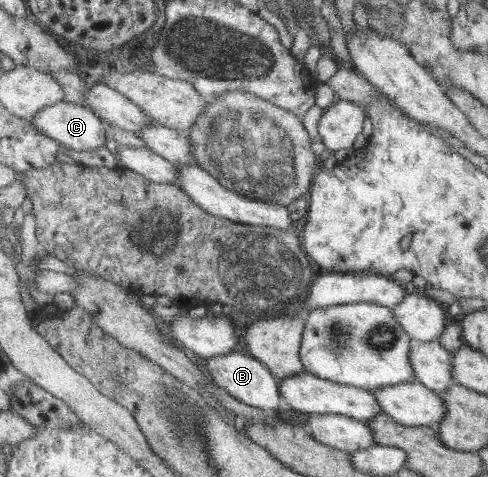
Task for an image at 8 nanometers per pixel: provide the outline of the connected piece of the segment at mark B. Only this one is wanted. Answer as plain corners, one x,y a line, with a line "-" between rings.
232,351
225,355
202,360
206,371
214,378
215,384
230,396
250,406
264,409
268,413
276,412
285,403
280,397
280,381
265,364
256,360
252,355

